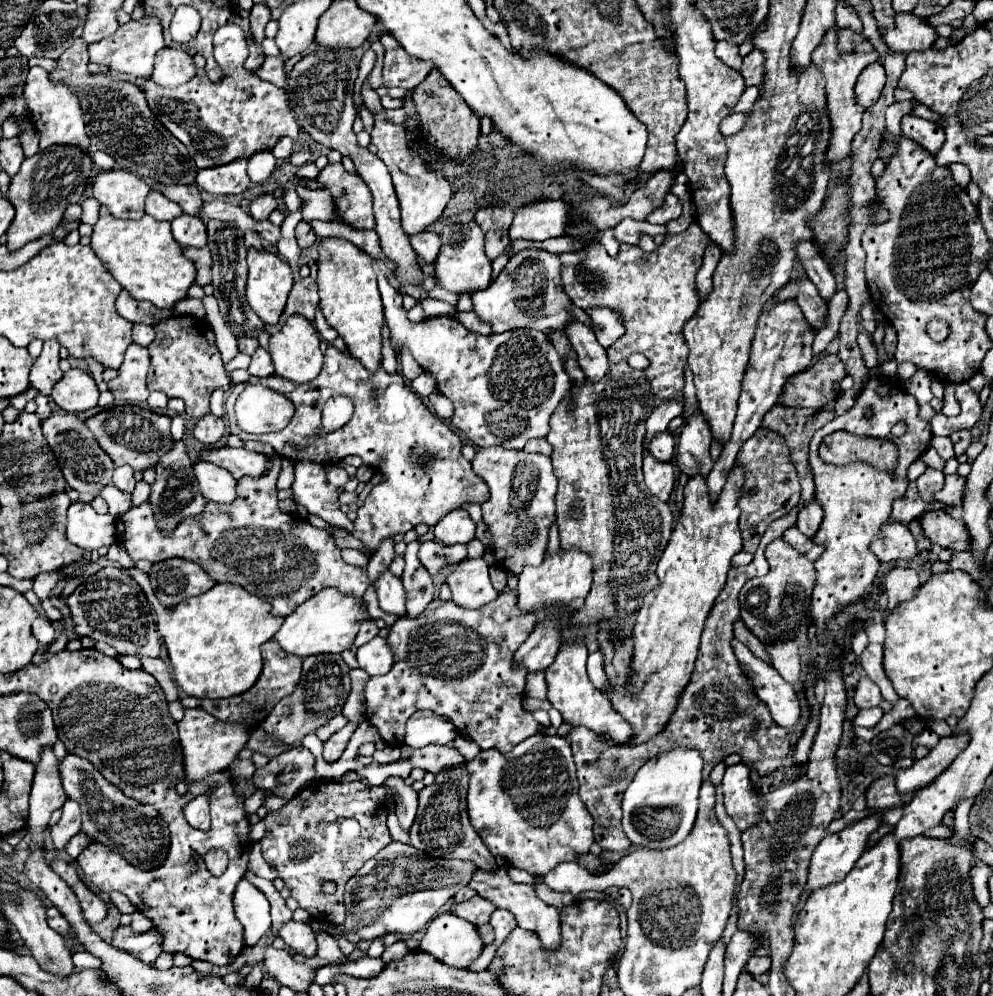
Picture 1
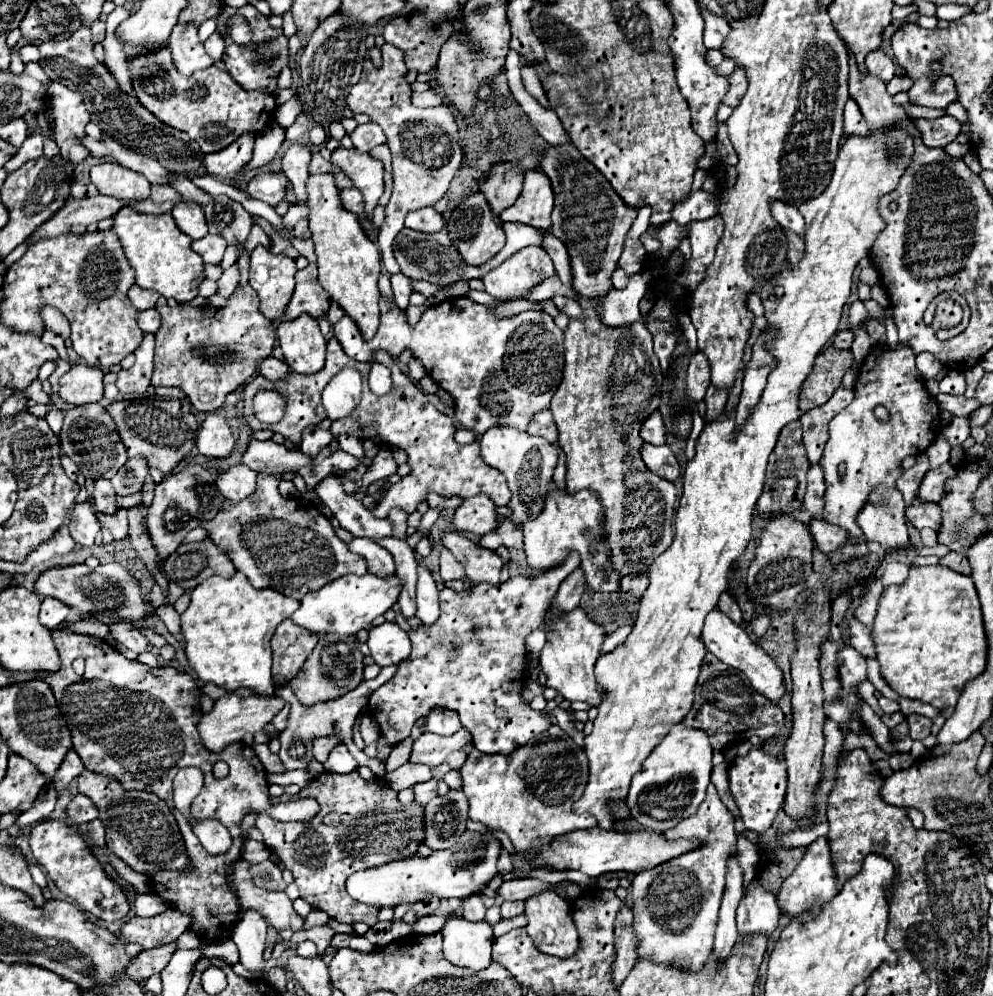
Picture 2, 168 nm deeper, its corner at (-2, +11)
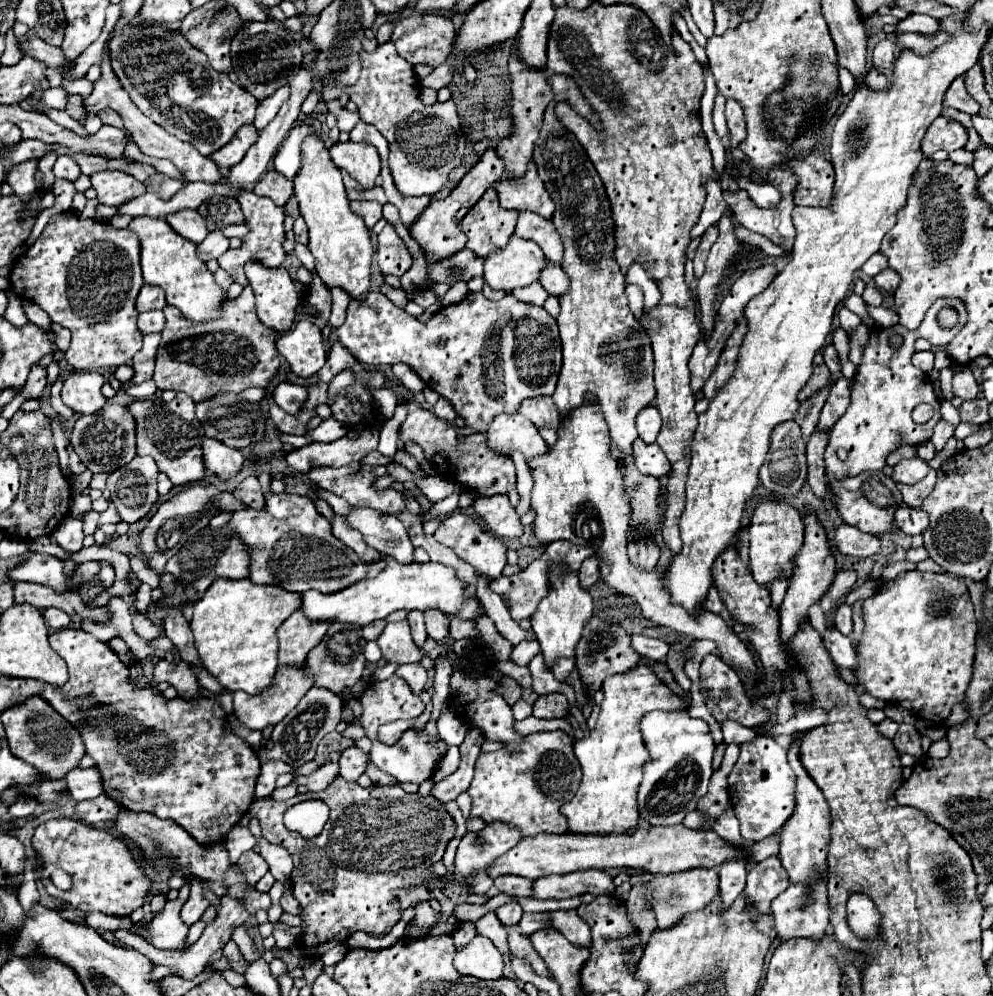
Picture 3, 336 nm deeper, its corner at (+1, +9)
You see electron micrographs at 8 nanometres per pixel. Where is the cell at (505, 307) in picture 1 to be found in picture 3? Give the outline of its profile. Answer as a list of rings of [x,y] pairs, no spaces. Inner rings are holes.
[[[512,235],[506,247],[484,259],[484,281],[492,289],[512,291],[538,281],[544,265],[546,257],[538,245]]]

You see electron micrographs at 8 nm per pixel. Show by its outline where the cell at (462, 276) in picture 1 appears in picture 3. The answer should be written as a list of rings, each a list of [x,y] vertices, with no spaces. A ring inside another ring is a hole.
[[[490,187],[460,223],[468,237],[466,247],[472,249],[478,257],[486,257],[492,249],[504,247],[508,243],[516,221],[518,211],[502,209],[494,187]]]

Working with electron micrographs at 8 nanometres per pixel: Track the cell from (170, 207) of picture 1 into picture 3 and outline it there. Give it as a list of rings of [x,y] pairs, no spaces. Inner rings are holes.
[[[156,173],[154,177],[152,177],[152,181],[148,183],[148,191],[152,191],[152,193],[156,193],[160,199],[172,199],[172,195],[176,193],[176,191],[180,191],[184,187],[184,181],[180,181],[180,179],[172,179],[172,177],[166,177],[166,175],[162,175],[162,173]]]

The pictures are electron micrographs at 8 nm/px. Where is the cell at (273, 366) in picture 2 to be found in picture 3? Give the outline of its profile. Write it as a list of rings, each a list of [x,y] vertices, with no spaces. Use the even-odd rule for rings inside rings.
[[[290,381],[278,383],[276,391],[274,391],[274,401],[290,415],[298,415],[298,407],[302,407],[302,403],[306,401],[306,387],[302,385],[294,385]]]

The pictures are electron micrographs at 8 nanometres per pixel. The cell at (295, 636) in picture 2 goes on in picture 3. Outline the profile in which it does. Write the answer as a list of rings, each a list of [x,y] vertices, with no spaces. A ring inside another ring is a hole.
[[[294,611],[278,629],[280,639],[280,663],[298,663],[306,661],[310,649],[314,649],[326,635],[330,623],[314,623],[306,619],[302,611]]]

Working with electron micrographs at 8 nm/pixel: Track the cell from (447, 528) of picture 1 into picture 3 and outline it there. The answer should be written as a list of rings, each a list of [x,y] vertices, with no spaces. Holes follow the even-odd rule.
[[[506,495],[478,497],[472,507],[486,521],[488,531],[494,533],[496,537],[514,539],[524,533],[518,513],[514,511],[514,507],[510,507],[510,501]]]

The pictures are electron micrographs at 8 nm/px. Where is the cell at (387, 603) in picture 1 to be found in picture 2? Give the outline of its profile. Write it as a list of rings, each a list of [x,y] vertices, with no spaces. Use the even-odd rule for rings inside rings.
[[[355,537],[351,543],[349,543],[349,549],[361,557],[367,559],[367,567],[369,567],[369,573],[377,575],[377,577],[393,577],[395,575],[395,561],[391,557],[391,553],[383,547],[379,547],[377,543],[373,543],[371,539],[361,539],[361,537]]]

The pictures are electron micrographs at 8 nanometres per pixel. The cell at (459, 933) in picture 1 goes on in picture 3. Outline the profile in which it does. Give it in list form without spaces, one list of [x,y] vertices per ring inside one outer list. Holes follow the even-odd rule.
[[[476,935],[464,949],[456,951],[454,967],[462,975],[472,975],[476,979],[500,979],[504,957],[490,939]]]

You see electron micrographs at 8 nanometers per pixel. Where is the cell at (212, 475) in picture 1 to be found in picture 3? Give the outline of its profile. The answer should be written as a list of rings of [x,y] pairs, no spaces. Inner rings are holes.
[[[256,477],[244,479],[242,485],[238,485],[238,489],[234,491],[234,497],[252,509],[262,509],[262,505],[266,505],[264,495],[262,495],[262,487],[260,487]]]

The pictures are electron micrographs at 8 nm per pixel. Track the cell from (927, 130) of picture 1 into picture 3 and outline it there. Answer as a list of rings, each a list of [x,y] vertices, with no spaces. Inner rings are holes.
[[[938,117],[930,125],[930,131],[926,133],[926,137],[922,141],[922,151],[926,157],[932,157],[940,149],[944,149],[944,151],[964,149],[966,141],[968,141],[968,133],[958,121]]]

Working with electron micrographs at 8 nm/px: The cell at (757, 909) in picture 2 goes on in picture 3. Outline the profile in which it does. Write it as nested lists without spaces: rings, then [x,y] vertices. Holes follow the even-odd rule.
[[[768,857],[748,871],[744,895],[752,901],[756,911],[768,913],[772,899],[776,899],[790,885],[788,873],[778,857]]]

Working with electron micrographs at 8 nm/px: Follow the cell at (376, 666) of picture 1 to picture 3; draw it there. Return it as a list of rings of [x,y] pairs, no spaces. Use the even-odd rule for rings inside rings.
[[[408,619],[396,621],[396,623],[388,623],[386,629],[384,629],[384,633],[376,639],[376,643],[380,645],[382,655],[384,655],[384,659],[386,659],[388,663],[392,663],[392,661],[398,661],[398,663],[416,663],[416,661],[420,661],[424,655],[429,656],[435,663],[438,656],[443,656],[443,653],[442,655],[440,654],[440,648],[438,651],[434,650],[426,653],[426,651],[418,649],[418,647],[414,645],[414,641],[412,641],[412,637],[410,637],[410,625],[408,625]]]

